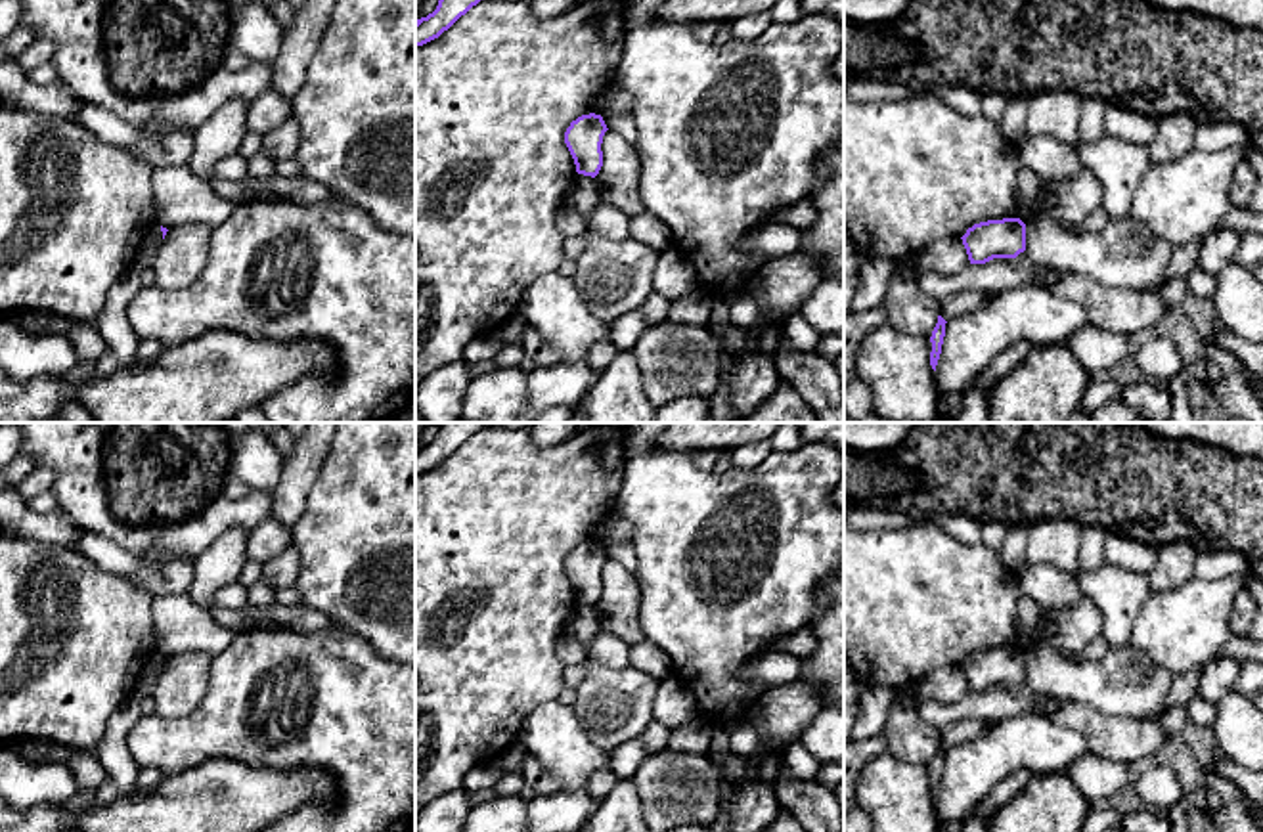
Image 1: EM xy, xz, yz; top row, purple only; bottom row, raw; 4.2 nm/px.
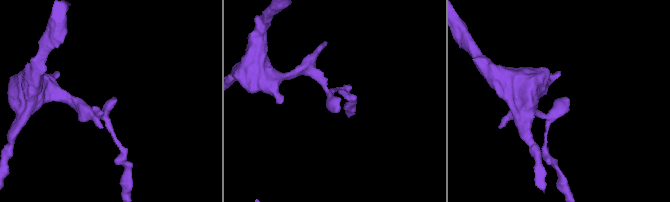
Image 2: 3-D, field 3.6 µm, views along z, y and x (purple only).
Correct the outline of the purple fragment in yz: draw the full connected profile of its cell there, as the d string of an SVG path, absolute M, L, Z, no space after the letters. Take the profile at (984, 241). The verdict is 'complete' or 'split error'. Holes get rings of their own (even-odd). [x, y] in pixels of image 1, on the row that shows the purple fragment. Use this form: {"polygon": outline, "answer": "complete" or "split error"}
{"polygon": "M1020 218L987 220L968 228L961 239L970 264L1016 258L1026 251L1026 224Z", "answer": "complete"}

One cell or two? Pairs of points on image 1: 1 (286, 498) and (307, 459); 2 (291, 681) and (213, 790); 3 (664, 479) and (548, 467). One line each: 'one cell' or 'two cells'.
1: one cell
2: two cells
3: two cells

